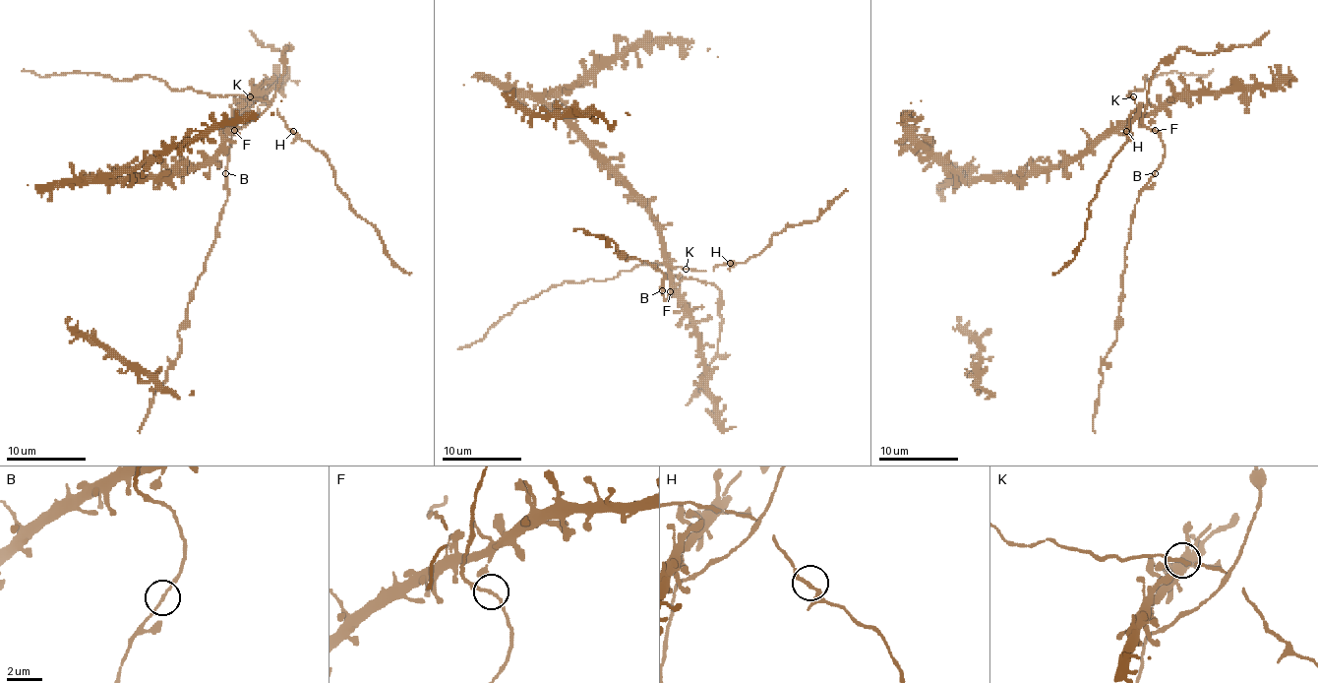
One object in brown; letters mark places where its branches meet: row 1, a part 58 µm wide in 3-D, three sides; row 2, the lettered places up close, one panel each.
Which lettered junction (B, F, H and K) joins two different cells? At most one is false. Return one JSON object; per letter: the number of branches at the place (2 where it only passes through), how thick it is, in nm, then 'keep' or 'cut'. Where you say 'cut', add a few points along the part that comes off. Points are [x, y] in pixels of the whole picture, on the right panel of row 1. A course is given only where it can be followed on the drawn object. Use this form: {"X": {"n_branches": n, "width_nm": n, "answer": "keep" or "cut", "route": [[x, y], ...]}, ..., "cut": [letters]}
{"B": {"n_branches": 2, "width_nm": 130, "answer": "keep"}, "F": {"n_branches": 3, "width_nm": 110, "answer": "keep"}, "H": {"n_branches": 3, "width_nm": 200, "answer": "keep"}, "K": {"n_branches": 3, "width_nm": 110, "answer": "keep"}, "cut": []}

